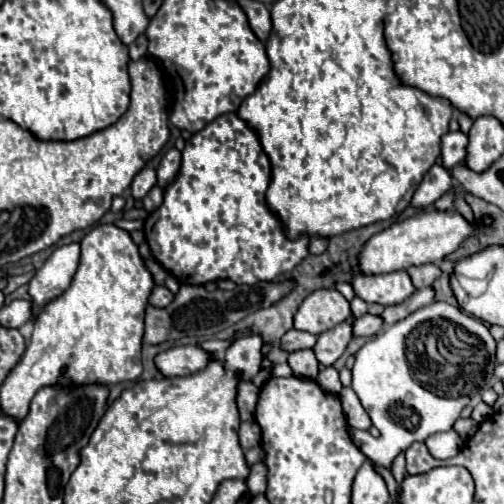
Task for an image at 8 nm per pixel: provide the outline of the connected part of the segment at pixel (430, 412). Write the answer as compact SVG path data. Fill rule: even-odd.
M433 302L385 328L359 348L351 370L351 388L381 434L373 442L367 442L367 448L359 450L373 462L391 470L393 460L413 442L425 442L431 434L451 430L461 410L487 384L493 368L495 340L489 328L451 304ZM399 406L411 408L417 416L397 416Z

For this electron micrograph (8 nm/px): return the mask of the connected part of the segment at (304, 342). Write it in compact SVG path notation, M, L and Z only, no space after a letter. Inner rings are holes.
M289 330L281 338L281 346L287 352L295 352L295 350L303 350L303 348L313 348L315 342L317 342L315 334L307 334L307 332L299 332L299 330Z

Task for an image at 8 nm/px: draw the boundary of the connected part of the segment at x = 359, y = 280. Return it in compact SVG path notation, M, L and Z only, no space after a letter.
M405 270L389 274L353 274L353 290L365 302L379 302L383 306L393 306L403 302L415 292L415 286Z

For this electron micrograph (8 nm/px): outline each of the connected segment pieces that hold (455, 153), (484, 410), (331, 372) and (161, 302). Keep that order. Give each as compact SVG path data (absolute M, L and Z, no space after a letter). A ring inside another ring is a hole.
M461 130L459 132L445 134L443 136L443 142L441 142L443 166L447 166L451 170L455 164L463 162L465 156L467 156L467 144L469 144L469 138Z
M479 402L475 408L473 408L471 417L479 424L483 423L483 420L487 420L493 416L493 408L485 402Z
M333 366L325 368L323 372L319 372L317 382L319 382L319 386L321 386L325 392L329 392L329 394L339 394L341 388L343 388L343 384L341 384L341 380L339 380L339 372L337 372L337 368L333 368Z
M155 286L153 294L149 298L149 304L155 308L165 308L171 304L171 300L173 300L173 292L167 286Z

